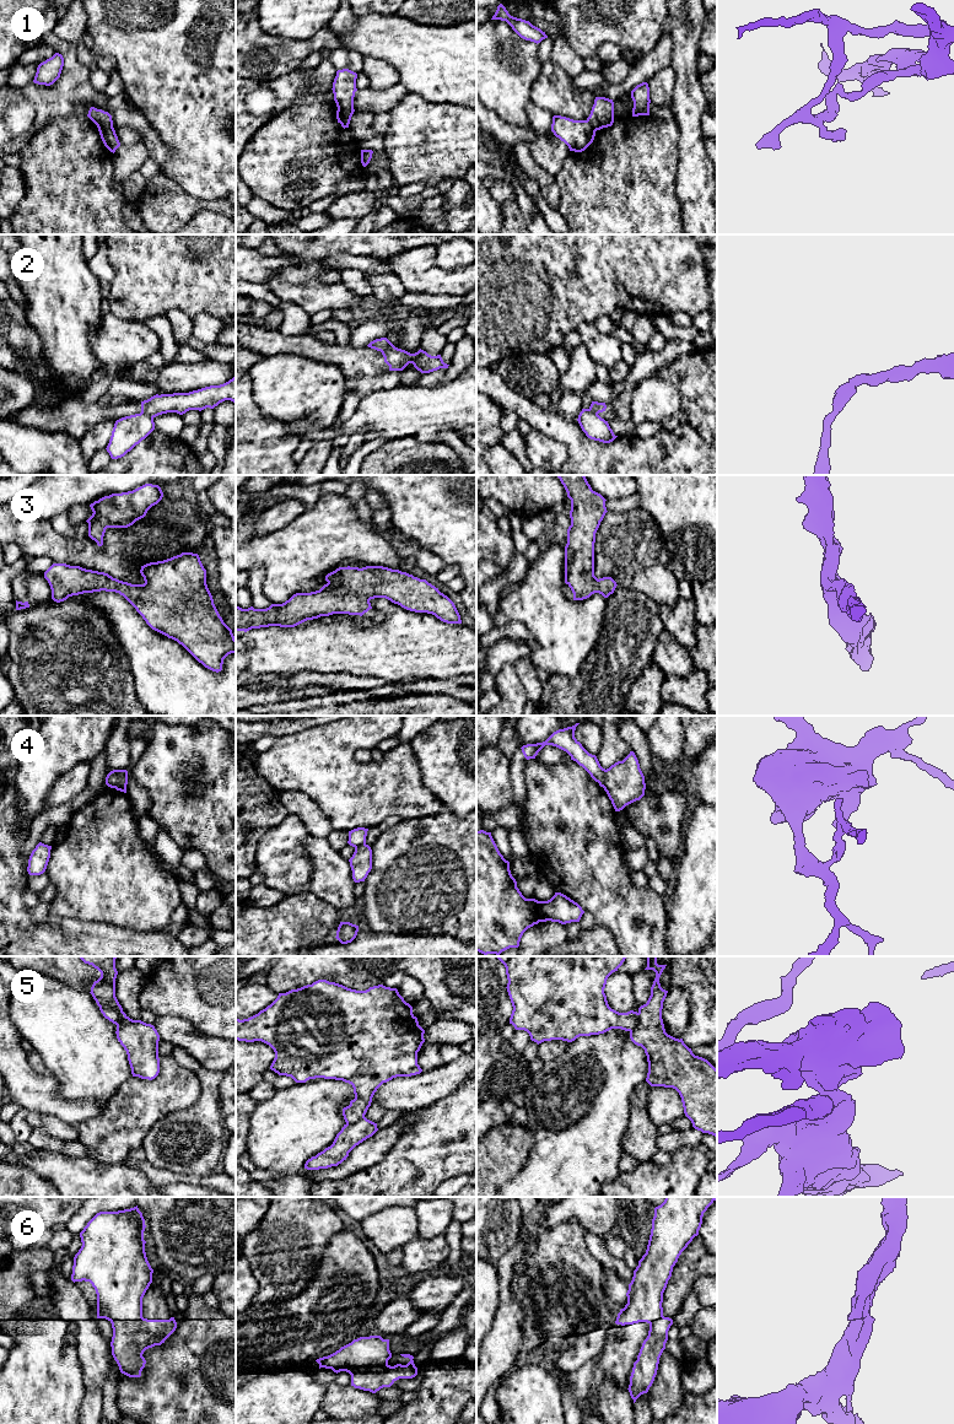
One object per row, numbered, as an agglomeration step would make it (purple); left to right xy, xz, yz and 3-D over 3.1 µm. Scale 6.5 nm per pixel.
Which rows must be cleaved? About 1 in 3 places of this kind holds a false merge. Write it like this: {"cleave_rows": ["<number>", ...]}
{"cleave_rows": ["1", "2", "4", "5", "6"]}

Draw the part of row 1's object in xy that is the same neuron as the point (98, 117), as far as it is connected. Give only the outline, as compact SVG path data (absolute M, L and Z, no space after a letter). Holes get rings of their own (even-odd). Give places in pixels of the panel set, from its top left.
M91 107L87 117L98 126L113 126L112 115L108 112Z

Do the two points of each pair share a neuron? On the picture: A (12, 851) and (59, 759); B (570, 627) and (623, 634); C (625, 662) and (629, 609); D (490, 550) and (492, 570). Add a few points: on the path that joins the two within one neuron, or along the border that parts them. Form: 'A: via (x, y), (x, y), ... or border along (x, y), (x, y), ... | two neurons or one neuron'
A: border along (15, 803), (17, 826), (27, 832) | two neurons
B: border along (605, 603), (601, 635), (587, 657) | two neurons
C: via (625, 648), (629, 622) | one neuron
D: border along (489, 560), (500, 570) | two neurons

